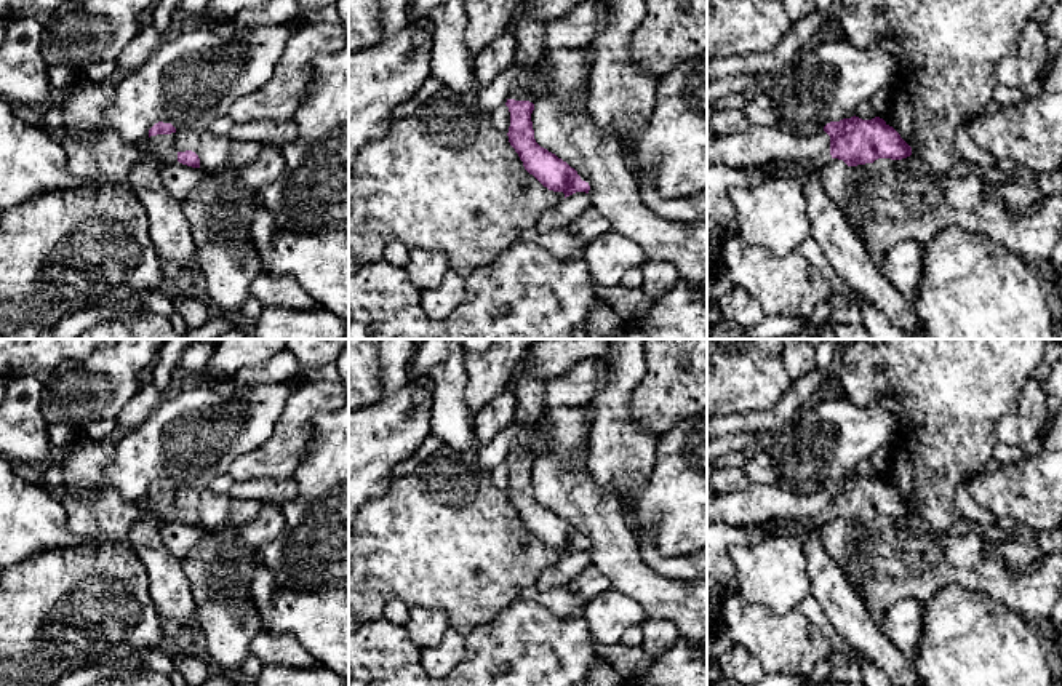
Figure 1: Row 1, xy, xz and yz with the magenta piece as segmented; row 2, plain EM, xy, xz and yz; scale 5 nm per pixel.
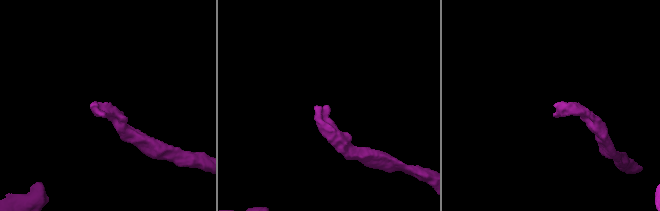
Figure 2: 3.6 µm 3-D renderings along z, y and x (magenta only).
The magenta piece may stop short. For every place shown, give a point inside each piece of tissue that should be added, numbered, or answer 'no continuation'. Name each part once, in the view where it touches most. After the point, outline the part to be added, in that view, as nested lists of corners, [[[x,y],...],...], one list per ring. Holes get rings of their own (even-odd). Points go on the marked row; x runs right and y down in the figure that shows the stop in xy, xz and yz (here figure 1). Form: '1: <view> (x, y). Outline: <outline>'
1: yz (760, 147). Outline: [[[752,125],[744,134],[707,139],[707,163],[741,170],[766,170],[781,165],[779,176],[804,177],[809,171],[832,162],[830,136],[822,130],[812,136],[774,126]]]

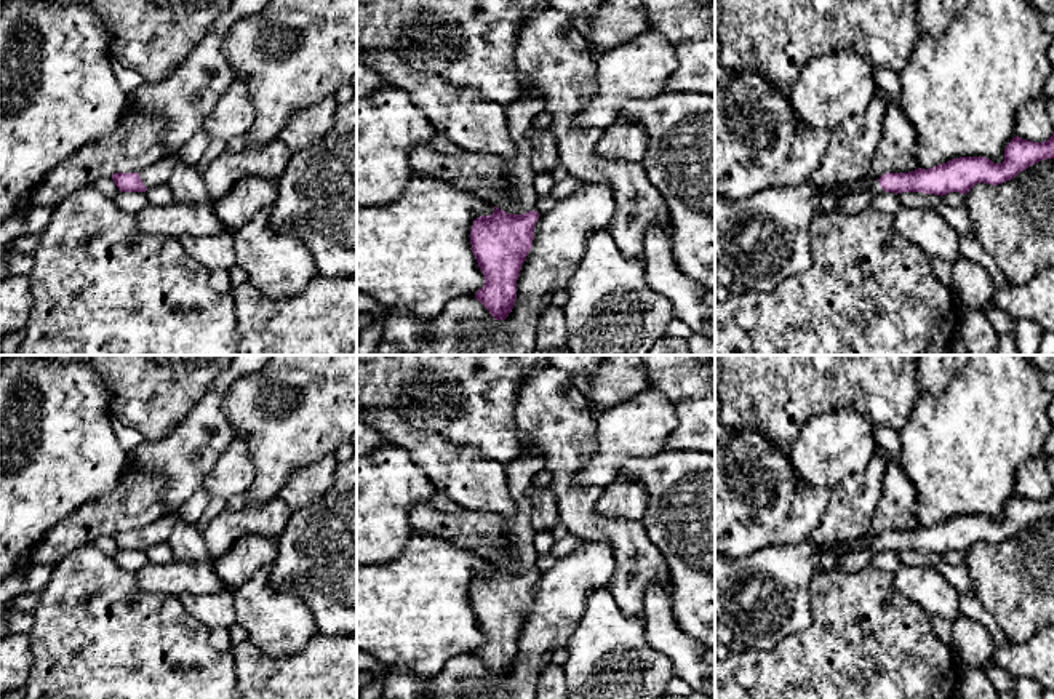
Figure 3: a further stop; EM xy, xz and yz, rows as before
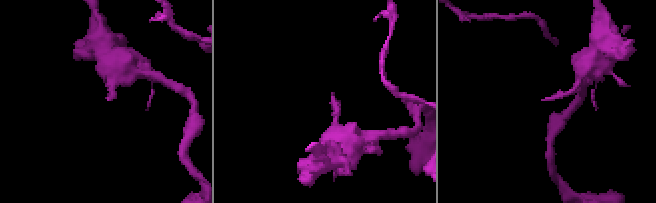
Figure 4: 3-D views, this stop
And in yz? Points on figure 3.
1: yz (874, 184). Outline: [[[883,174],[873,176],[872,179],[864,179],[864,181],[856,182],[856,184],[848,184],[848,186],[836,186],[836,184],[827,186],[827,187],[819,189],[819,194],[820,195],[825,195],[825,194],[828,194],[828,195],[833,195],[833,194],[849,194],[849,192],[852,192],[856,189],[870,189],[875,194],[884,192],[884,189],[880,186],[880,181],[878,181],[881,176]]]

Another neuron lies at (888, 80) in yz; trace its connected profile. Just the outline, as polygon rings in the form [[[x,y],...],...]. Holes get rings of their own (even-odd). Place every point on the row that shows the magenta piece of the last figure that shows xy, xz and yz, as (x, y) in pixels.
[[[875,69],[875,83],[876,88],[883,90],[889,102],[900,101],[900,80],[899,72],[891,69]]]

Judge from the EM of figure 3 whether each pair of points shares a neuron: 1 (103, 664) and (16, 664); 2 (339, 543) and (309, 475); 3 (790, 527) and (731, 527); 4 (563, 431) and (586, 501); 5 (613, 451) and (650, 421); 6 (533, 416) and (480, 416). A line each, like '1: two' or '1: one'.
1: two
2: two
3: one
4: one
5: one
6: two

